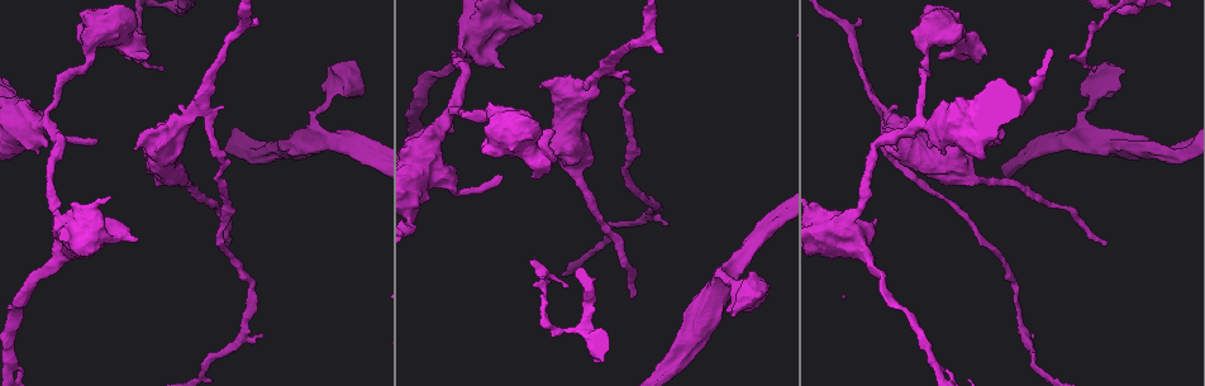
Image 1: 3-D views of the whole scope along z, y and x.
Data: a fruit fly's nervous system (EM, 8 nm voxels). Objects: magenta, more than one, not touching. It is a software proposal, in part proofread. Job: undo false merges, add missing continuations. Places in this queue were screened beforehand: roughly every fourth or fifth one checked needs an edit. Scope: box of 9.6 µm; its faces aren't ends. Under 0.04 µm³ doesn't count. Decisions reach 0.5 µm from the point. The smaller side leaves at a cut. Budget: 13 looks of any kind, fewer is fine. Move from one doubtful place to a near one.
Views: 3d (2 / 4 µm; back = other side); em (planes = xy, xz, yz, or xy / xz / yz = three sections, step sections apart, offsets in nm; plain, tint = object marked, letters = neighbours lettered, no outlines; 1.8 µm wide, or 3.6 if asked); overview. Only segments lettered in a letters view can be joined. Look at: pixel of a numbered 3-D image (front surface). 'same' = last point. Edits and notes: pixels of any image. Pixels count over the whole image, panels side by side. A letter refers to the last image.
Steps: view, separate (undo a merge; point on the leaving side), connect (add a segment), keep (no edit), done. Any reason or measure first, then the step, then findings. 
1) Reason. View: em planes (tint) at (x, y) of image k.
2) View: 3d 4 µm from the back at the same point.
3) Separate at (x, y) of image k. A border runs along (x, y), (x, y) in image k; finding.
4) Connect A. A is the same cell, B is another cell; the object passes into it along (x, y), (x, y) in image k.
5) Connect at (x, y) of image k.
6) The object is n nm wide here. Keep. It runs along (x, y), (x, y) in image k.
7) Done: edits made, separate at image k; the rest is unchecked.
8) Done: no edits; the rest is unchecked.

Free end. View: 3d 4 µm from the back at (161, 67) of image 1.

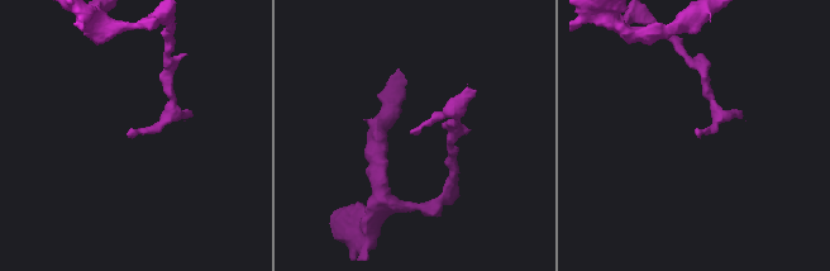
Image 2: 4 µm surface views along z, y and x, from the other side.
View: em planes (letters) at (415, 132) of image 2.

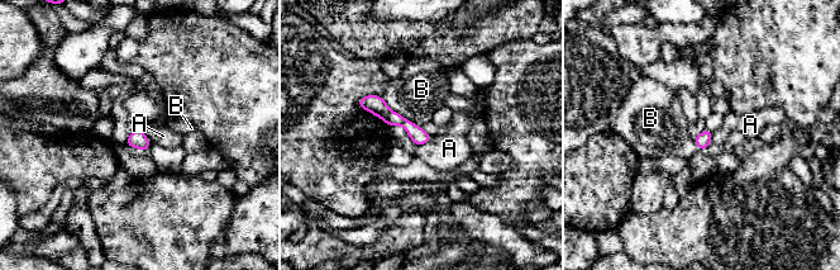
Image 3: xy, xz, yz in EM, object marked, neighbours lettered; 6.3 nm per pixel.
Keep. A and B are other cells; it runs along (362, 102), (377, 105), (426, 138) in image 3; none of them fits.

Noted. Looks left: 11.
Calibre changes. View: em planes (plain) at (194, 115) of image 1.

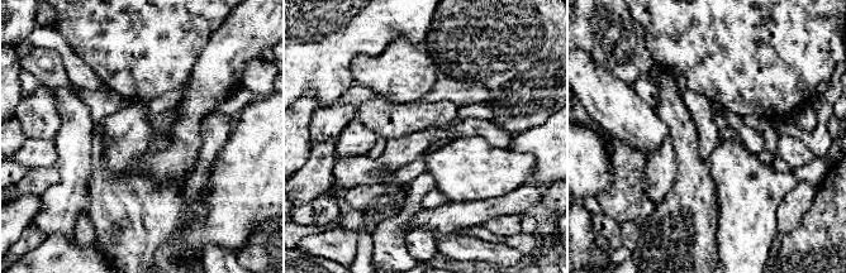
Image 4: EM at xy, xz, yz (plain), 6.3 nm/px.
View: em planes (tint) at the same point.

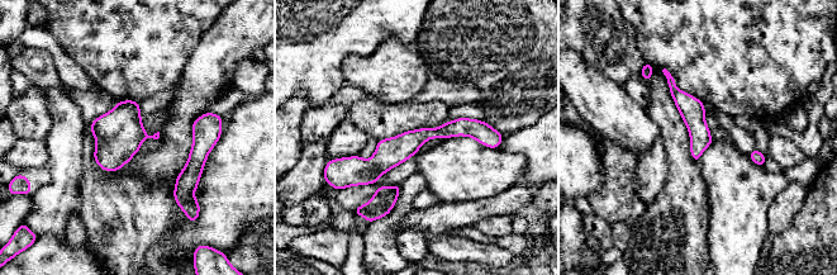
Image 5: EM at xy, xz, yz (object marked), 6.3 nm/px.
See the neighbours. View: em planes (letters) at the same point.

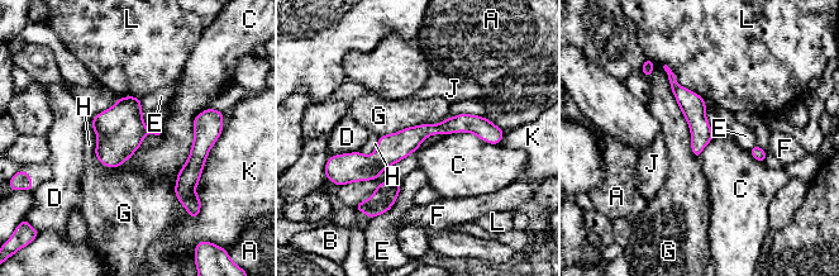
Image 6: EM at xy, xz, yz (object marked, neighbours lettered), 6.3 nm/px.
The longest contact is with G, 650 nm. Keep. A, B, C, D, E, F, G, H, J, K and L are other cells; a border runs along (206, 108), (174, 186) in image 6; continuous, no second neuron.

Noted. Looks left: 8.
Sharp bend. View: em 3.6 µm planes (letters) at (494, 18) of image 1.

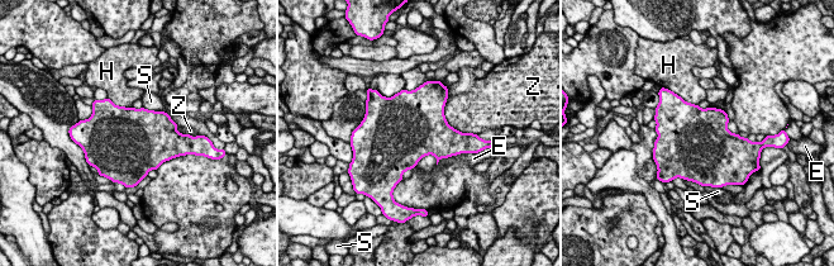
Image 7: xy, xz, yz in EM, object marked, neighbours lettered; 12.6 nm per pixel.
The object is 850 nm wide here. Keep. E, H, S and Z are other cells; one neuron here.

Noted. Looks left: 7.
Free end. View: em xy step 4 (tint) at (953, 376) of image 1.

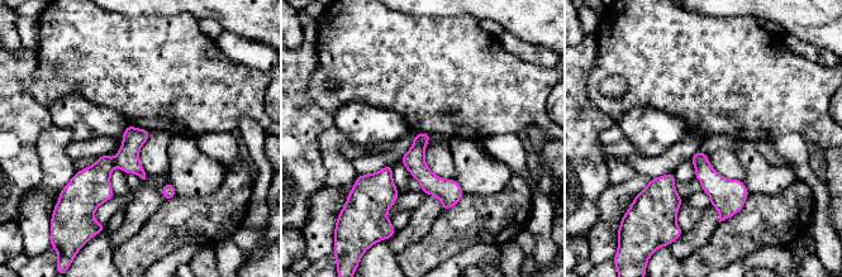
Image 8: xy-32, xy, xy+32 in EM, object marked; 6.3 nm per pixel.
Cut it another way. View: em planes (letters) at the same point.

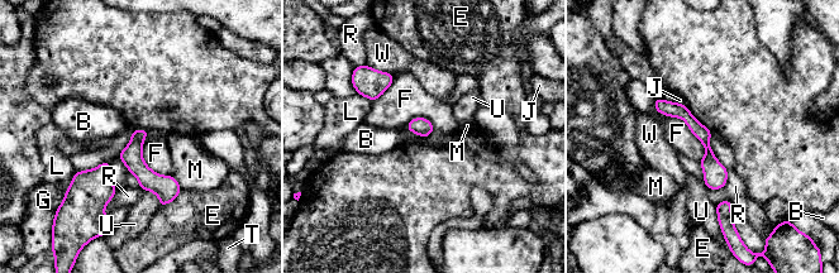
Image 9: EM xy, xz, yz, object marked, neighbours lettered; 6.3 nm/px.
Separate at (697, 129) of image 9. B, E, F, G, J, L, M, R, T, U and W are other cells; a border runs along (683, 105), (687, 111), (682, 118) in image 9; two neurons meet here.

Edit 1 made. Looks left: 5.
Calibre changes. View: em planes (plain) at (746, 293) of image 1.

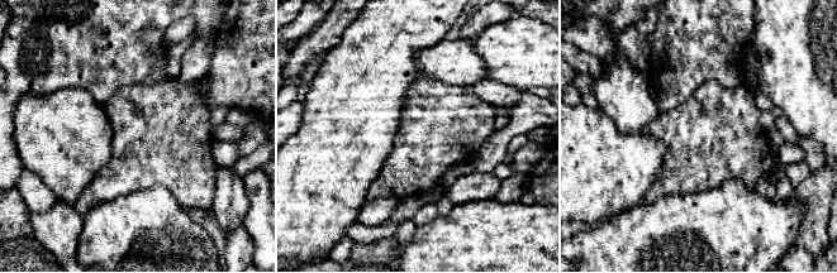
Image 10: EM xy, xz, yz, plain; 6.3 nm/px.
What lies round it. View: em planes (letters) at the same point.

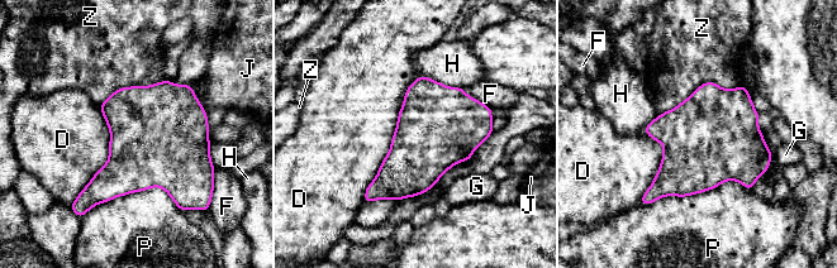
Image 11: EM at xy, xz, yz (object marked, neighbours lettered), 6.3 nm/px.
Keep. D, F, G, H, J, P and Z are other cells; continuous, no second neuron.

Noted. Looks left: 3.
Done: edits made, separate at image 9; the rest is unchecked.

